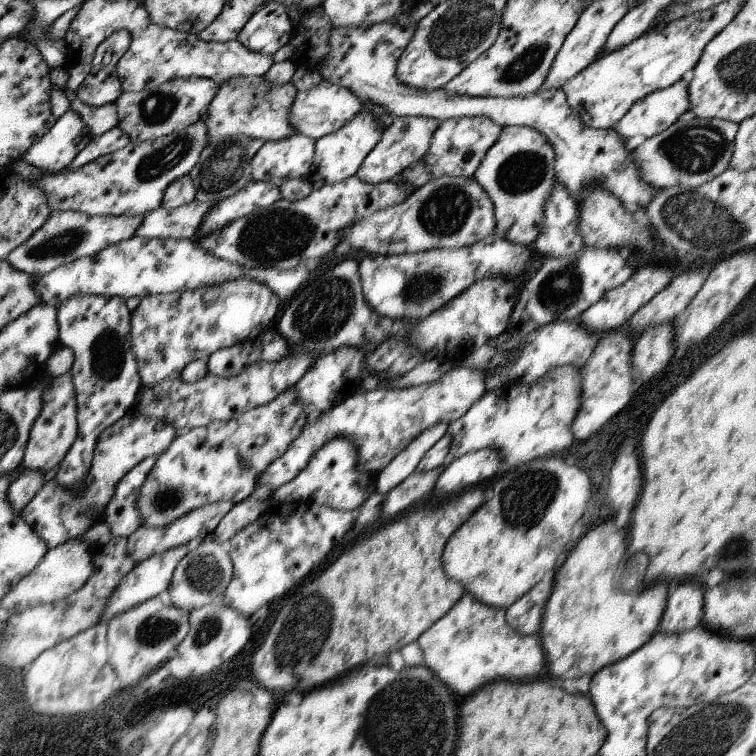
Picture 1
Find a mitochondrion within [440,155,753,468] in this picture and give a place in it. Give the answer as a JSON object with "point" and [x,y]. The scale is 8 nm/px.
{"point":[699,222]}

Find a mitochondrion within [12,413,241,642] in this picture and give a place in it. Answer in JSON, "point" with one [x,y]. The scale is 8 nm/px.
{"point":[205,573]}

